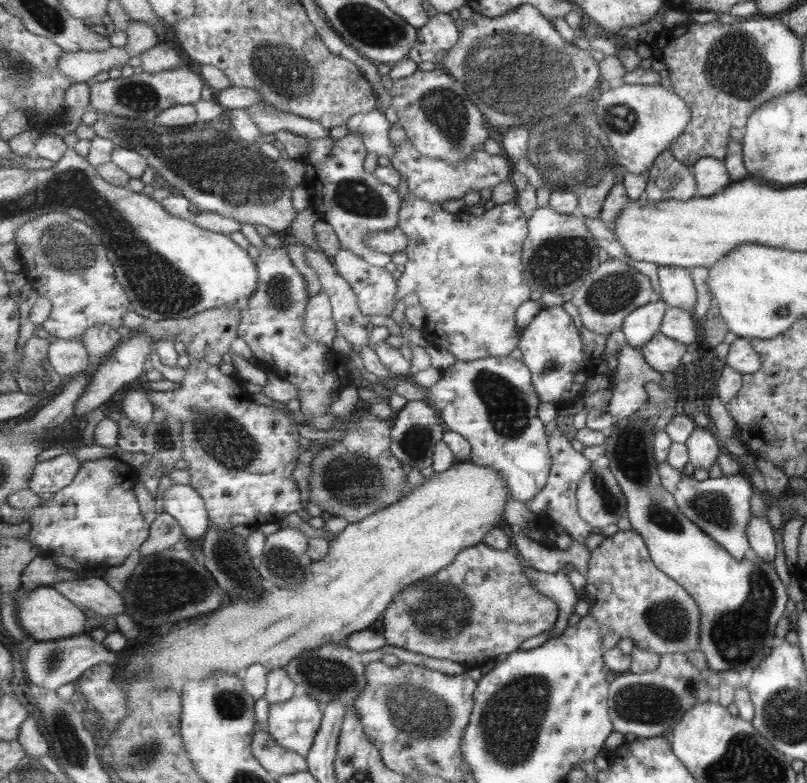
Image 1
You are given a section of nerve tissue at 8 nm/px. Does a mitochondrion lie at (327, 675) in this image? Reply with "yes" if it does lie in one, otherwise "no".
yes

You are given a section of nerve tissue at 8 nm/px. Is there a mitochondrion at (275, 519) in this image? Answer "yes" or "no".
no

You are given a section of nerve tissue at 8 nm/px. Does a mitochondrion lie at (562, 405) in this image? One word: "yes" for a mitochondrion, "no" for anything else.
no

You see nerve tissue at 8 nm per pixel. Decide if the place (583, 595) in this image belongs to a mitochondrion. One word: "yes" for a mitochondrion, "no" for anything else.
no

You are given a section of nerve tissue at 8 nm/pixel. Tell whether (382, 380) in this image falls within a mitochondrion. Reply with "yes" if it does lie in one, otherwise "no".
no

